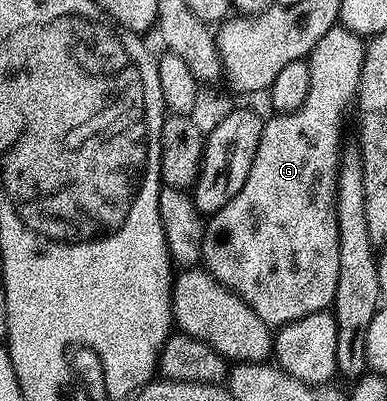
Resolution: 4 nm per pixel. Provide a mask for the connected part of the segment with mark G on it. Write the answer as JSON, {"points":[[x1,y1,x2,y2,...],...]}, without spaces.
{"points":[[336,24,317,40,306,59,309,68,309,96,292,114,275,114,263,124,257,156,241,192,206,219,203,231,202,265,206,271,245,302,272,328,301,320,318,310,328,309,337,292,337,212,335,178,343,142,343,113,356,105,365,64,364,39]]}

